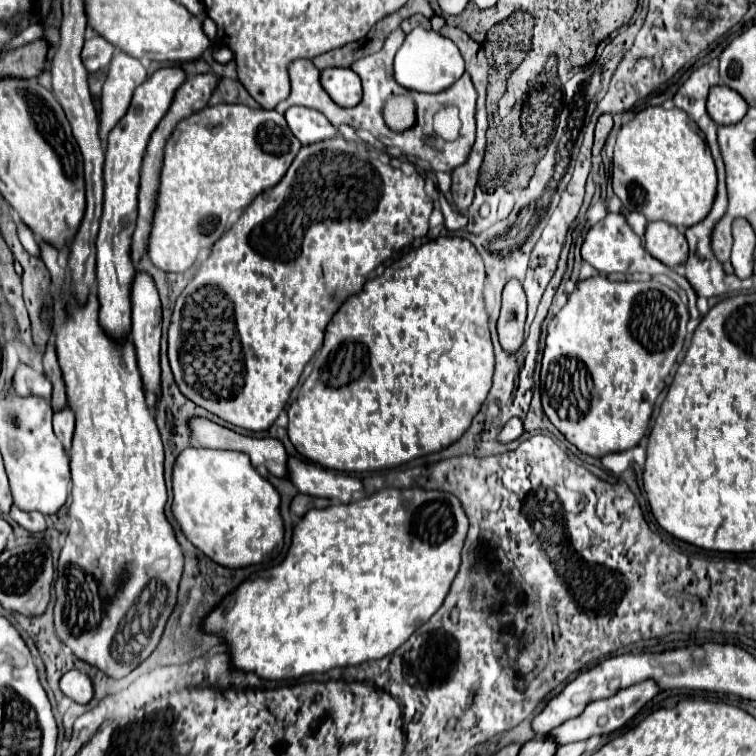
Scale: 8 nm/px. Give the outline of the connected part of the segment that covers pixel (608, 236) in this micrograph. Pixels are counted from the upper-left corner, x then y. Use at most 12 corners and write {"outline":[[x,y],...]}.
{"outline":[[621,213],[589,229],[581,255],[603,275],[659,273]]}

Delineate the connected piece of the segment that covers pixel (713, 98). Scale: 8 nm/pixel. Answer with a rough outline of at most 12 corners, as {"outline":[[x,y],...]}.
{"outline":[[725,85],[711,87],[707,113],[715,123],[743,119],[747,103]]}

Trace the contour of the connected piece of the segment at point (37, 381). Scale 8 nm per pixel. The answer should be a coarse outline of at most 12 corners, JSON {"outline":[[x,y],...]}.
{"outline":[[25,363],[13,371],[11,389],[21,397],[51,397],[51,383]]}

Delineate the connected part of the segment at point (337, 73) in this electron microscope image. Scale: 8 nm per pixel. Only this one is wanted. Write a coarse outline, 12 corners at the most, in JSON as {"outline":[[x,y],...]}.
{"outline":[[323,69],[321,83],[341,107],[361,101],[361,79],[351,69]]}

